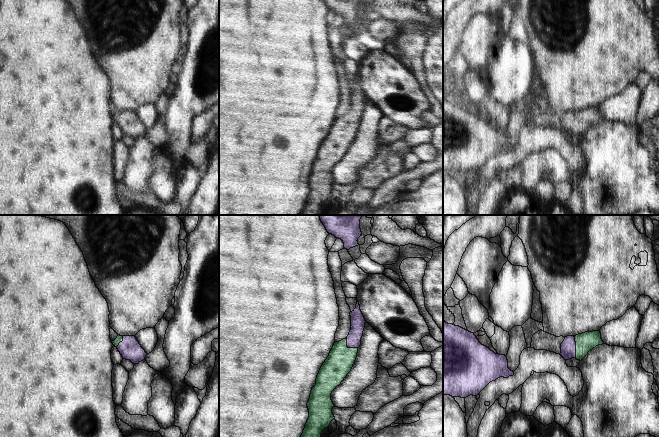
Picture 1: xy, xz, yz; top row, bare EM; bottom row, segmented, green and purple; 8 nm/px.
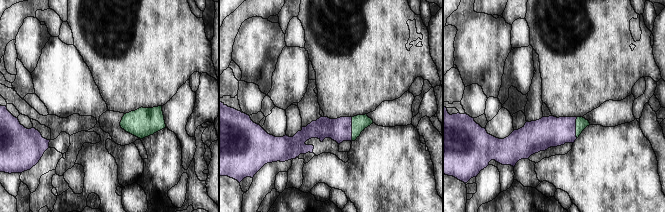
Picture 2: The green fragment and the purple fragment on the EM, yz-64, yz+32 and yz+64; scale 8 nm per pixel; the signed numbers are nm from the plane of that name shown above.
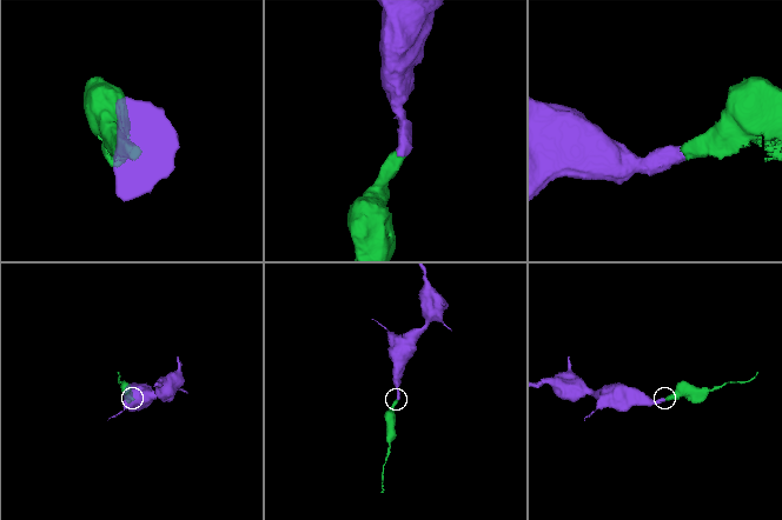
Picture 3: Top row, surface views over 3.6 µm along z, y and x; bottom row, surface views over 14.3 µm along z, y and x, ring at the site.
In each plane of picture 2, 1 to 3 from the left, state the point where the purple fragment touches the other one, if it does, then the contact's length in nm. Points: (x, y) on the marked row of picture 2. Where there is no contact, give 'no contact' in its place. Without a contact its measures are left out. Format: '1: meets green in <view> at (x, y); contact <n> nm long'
1: no contact
2: meets green in yz+32 at (352, 129); contact 190 nm long
3: meets green in yz+64 at (576, 127); contact 170 nm long

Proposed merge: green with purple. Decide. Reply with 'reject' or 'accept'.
accept

